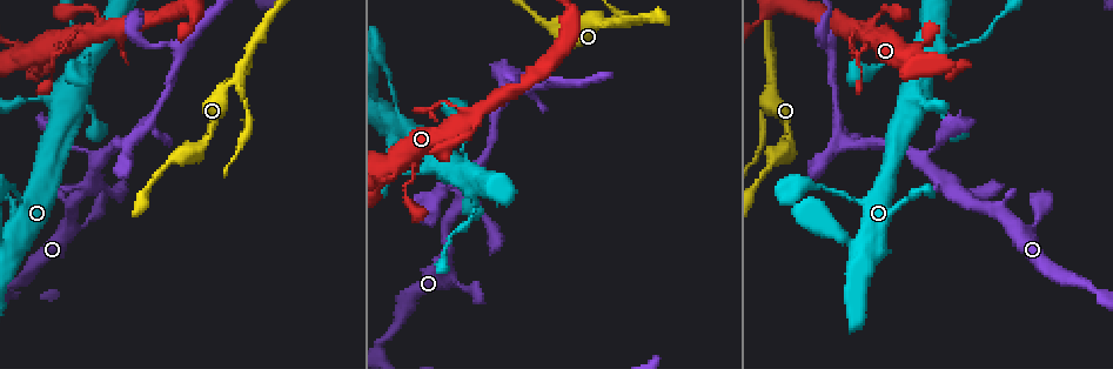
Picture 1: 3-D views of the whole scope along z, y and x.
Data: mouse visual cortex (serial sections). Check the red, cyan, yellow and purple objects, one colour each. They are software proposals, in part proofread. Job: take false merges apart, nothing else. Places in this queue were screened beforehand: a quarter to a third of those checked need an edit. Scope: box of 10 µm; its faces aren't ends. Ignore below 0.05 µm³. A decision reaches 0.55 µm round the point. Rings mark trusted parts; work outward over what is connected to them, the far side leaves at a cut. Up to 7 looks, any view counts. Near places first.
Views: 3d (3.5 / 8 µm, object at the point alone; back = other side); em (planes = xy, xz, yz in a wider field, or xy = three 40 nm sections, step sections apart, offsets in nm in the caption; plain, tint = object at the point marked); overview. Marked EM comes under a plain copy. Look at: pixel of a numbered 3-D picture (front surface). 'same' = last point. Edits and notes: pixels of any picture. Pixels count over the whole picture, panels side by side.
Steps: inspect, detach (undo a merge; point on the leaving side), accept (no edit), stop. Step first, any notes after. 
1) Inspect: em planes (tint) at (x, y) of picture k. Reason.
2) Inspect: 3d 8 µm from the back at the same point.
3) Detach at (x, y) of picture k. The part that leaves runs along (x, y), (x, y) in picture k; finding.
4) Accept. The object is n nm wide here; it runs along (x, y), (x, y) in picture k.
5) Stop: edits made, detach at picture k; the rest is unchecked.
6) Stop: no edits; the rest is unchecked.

Inspect: 3d 3.5 µm at (475, 204) of picture 1.

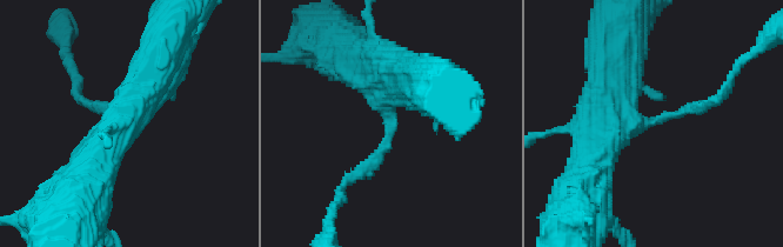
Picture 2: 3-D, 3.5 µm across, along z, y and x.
Inspect: em xy step 5 (tint) at (650, 119) of picture 2. The arms are 200, 500 nm wide; now the EM.

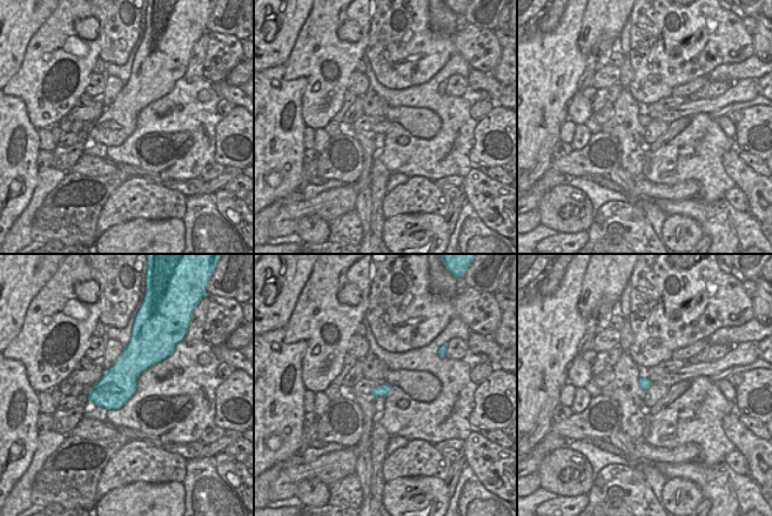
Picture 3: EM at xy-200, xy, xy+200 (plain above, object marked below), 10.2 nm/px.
Accept. One cell here.

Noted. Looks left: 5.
Inspect: 3d 8 µm at (405, 195) of picture 1. Sharp bend.

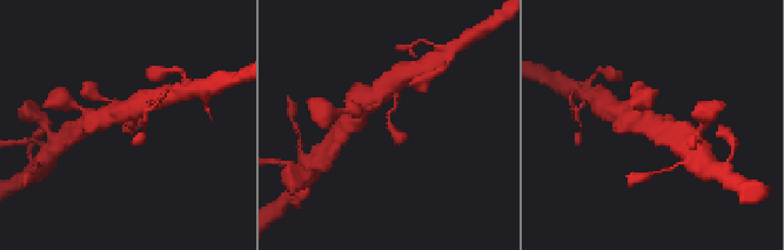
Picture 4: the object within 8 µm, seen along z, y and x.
Inspect: em xy step 3 (tint) at the same point.

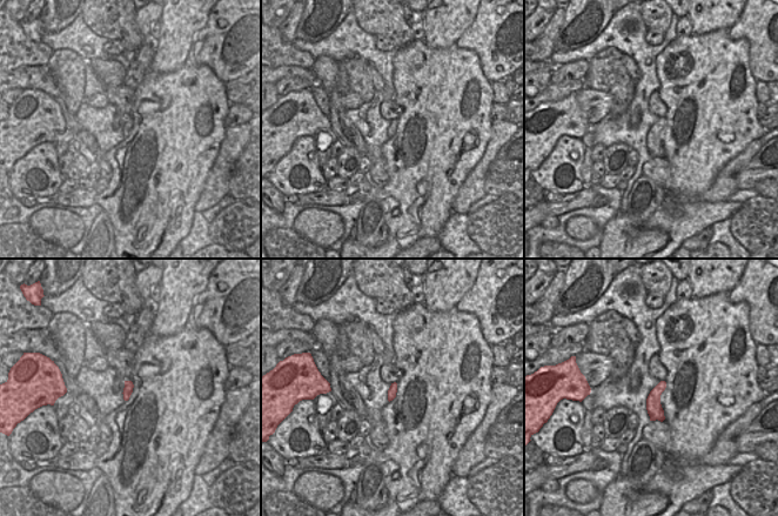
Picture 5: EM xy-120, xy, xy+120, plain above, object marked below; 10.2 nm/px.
Accept. It runs along (397, 93), (388, 126), (406, 135) in picture 4; all the same cell.

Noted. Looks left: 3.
Inspect: 3d 3.5 µm at (241, 85) of picture 1. Three arms meet.

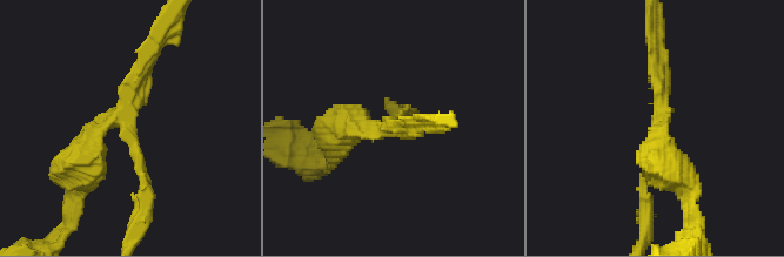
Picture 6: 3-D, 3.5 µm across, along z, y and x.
Inspect: em xy step 2 (tint) at (124, 125) of picture 6. 3 arms meet here; the arms are 150, 200, 500 nm wide; now the EM.

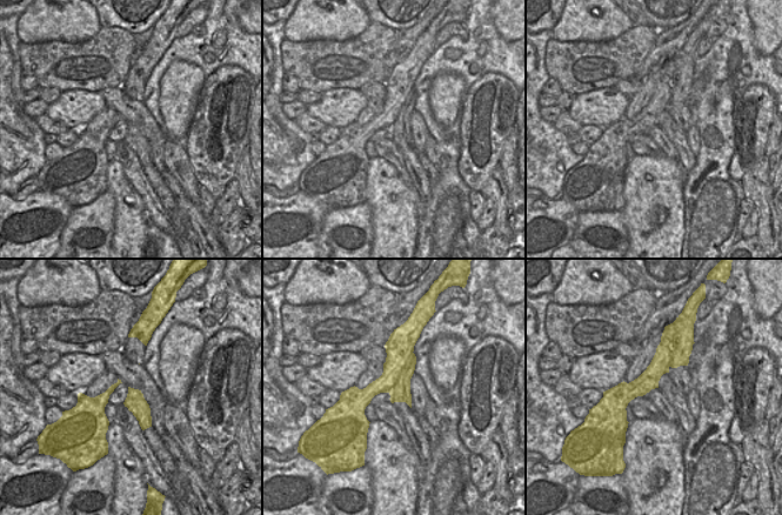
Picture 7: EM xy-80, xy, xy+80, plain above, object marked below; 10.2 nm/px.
Inspect: em planes (tint) at the same point. Another direction.

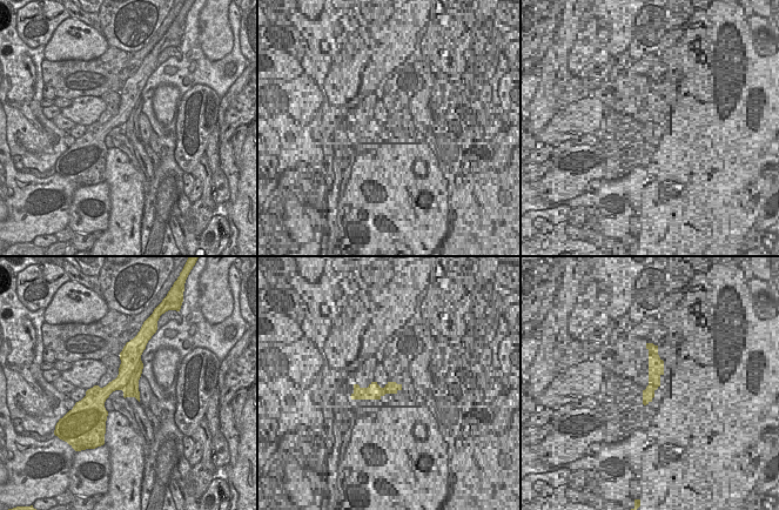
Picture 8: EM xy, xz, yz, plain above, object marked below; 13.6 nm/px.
Detach at (139, 157) of picture 6. The part that leaves runs along (125, 126), (142, 176), (135, 237) in picture 6; two cells meet here.

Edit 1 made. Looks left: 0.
Stop: edits made, detach at picture 6; the rest is unchecked.

